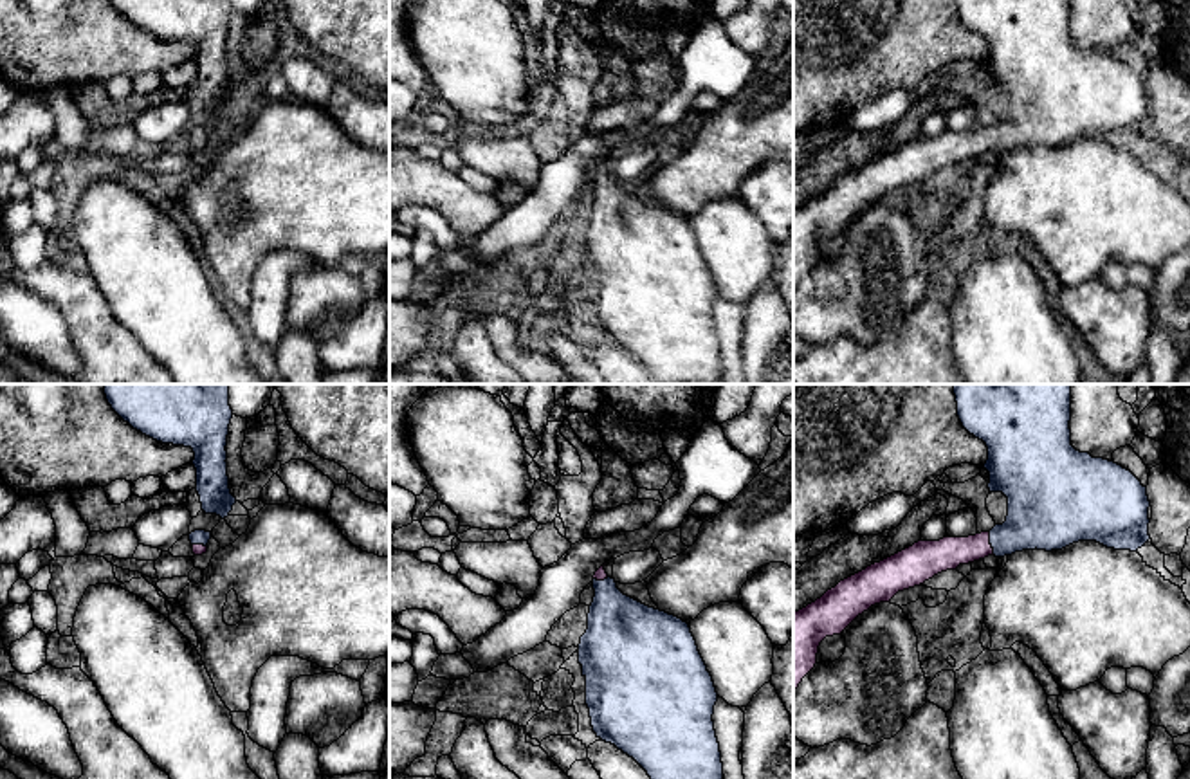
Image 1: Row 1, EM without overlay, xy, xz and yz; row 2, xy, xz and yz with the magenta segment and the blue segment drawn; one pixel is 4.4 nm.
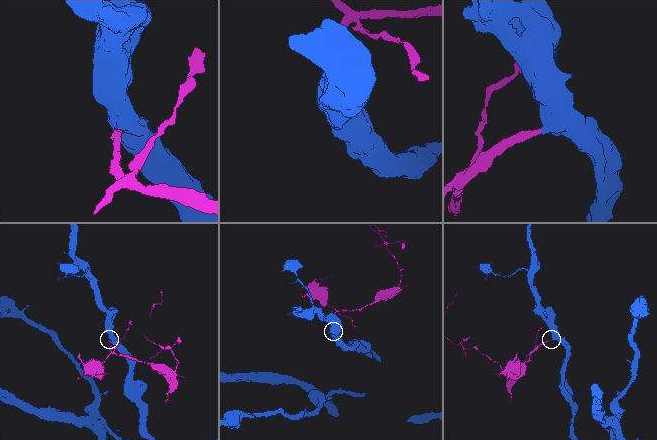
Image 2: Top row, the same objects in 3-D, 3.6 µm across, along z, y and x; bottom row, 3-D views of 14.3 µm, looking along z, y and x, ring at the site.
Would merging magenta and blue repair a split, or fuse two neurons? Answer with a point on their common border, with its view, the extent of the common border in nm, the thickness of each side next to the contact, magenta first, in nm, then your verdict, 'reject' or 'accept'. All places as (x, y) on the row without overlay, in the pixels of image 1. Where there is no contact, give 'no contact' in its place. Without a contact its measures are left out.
yz (988, 139) | 110 nm | 140/280 nm | accept

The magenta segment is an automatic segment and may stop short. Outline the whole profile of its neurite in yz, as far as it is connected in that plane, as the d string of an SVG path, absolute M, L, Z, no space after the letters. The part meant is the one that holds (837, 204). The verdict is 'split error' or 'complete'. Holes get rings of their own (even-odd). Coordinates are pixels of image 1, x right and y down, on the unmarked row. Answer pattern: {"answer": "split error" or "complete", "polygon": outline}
{"answer": "split error", "polygon": "M957 0L963 23L983 36L990 69L990 88L1008 94L1008 112L990 128L968 133L918 137L912 142L840 177L820 195L793 209L793 287L815 263L819 242L826 233L840 231L858 211L903 186L923 180L934 171L956 166L988 151L1004 153L1022 146L1062 146L1078 137L1096 137L1107 144L1145 142L1149 132L1147 83L1121 61L1093 54L1071 41L1071 0Z"}

